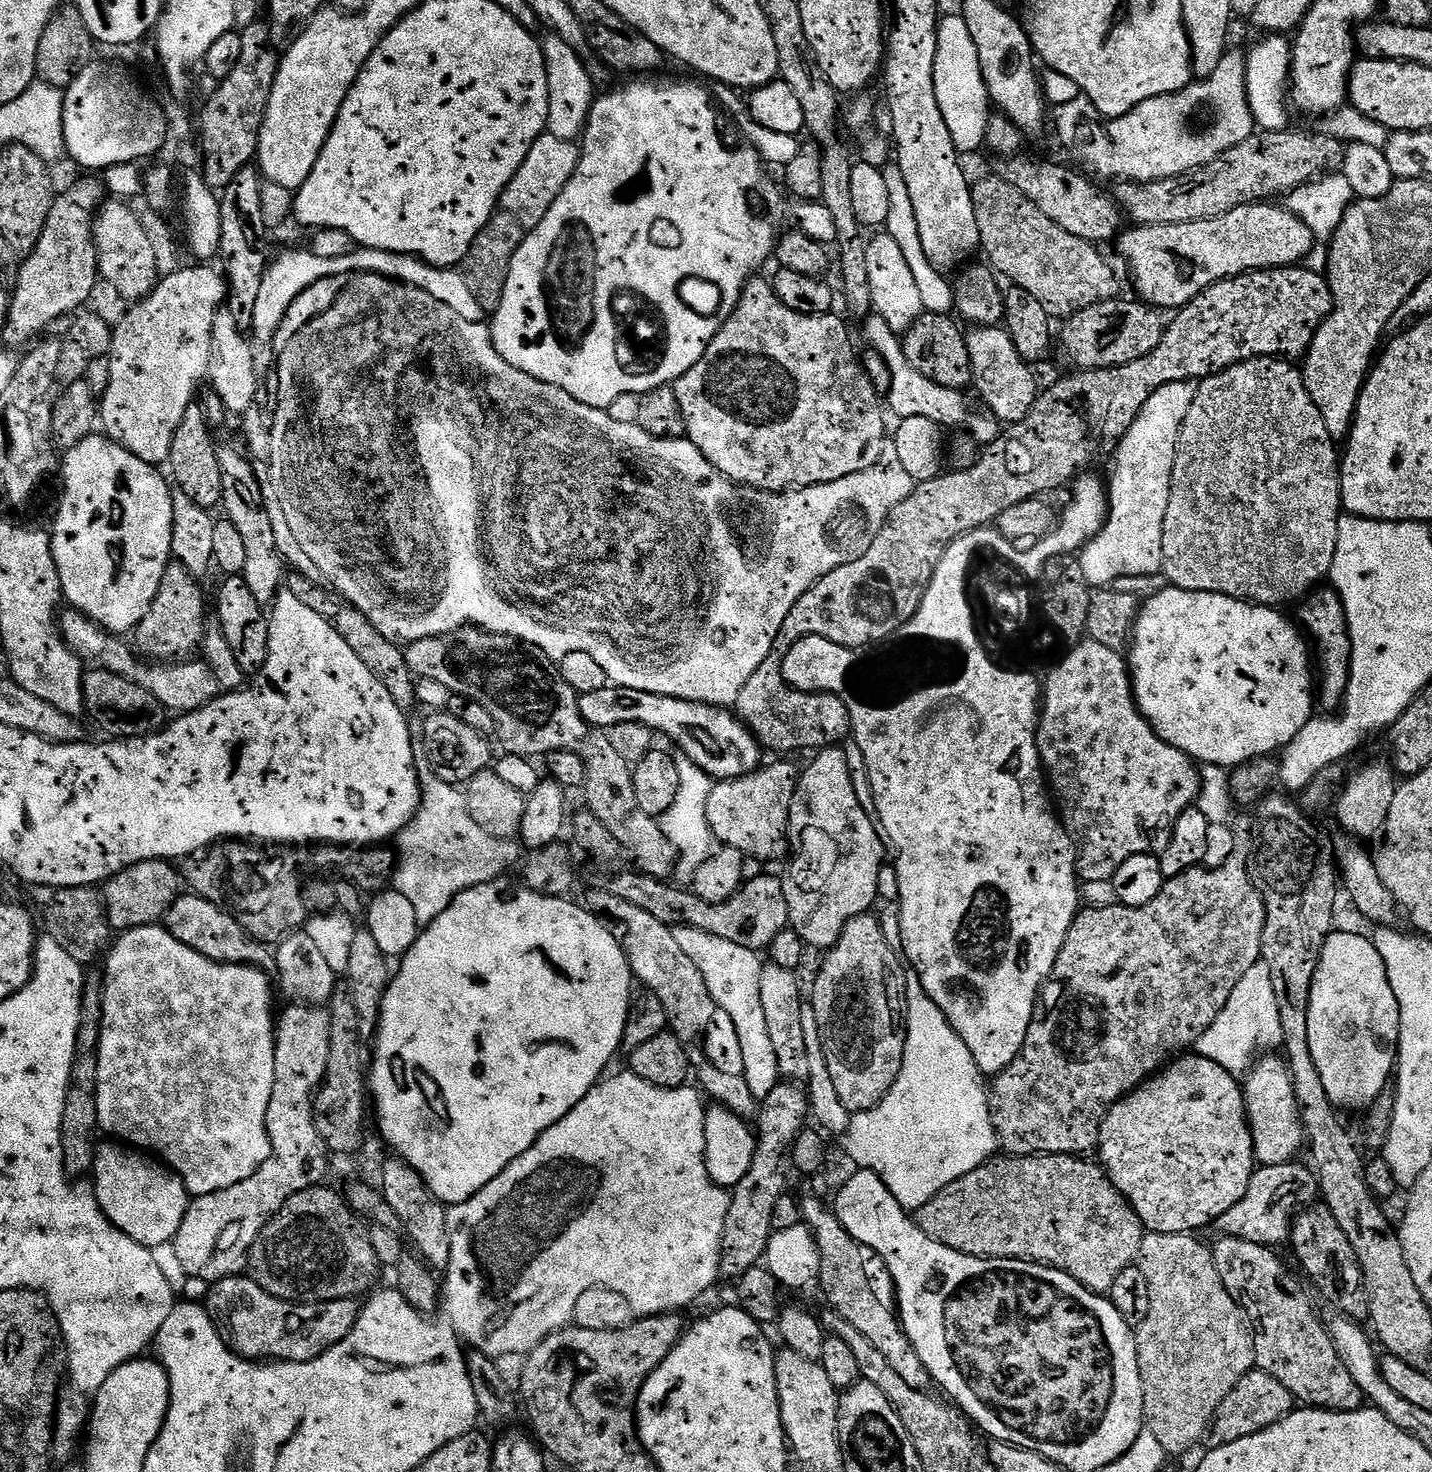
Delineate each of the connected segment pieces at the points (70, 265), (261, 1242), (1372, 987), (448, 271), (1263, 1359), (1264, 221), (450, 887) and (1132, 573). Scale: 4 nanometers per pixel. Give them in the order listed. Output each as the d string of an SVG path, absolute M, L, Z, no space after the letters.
M95 175L85 176L88 176L85 180L74 181L65 192L63 189L57 195L38 246L23 257L20 273L10 292L8 318L3 325L4 340L8 343L5 345L9 349L27 349L44 334L39 332L46 331L55 320L79 313L91 298L96 280L98 284L101 279L94 225L100 209L106 204L106 184L103 179L95 180L92 177Z
M328 1187L307 1188L291 1196L277 1216L264 1227L262 1234L258 1234L248 1253L247 1271L252 1280L274 1298L291 1304L321 1304L331 1300L356 1300L363 1292L371 1293L377 1287L376 1279L382 1273L382 1265L378 1254L374 1254L374 1246L370 1246L365 1221L352 1211L341 1193L339 1196Z
M1333 930L1326 938L1324 949L1318 962L1318 970L1314 974L1314 986L1310 990L1310 1054L1314 1054L1314 1066L1318 1066L1318 1075L1322 1078L1322 1086L1326 1086L1326 1094L1330 1094L1330 1102L1337 1109L1360 1108L1367 1110L1375 1099L1389 1087L1398 1064L1398 1045L1400 1043L1400 1007L1398 998L1394 998L1394 990L1390 986L1390 978L1386 974L1386 962L1382 962L1382 954L1378 954L1375 939L1367 940L1356 932L1340 932Z
M357 247L342 258L318 258L318 254L304 250L304 252L284 252L277 260L275 257L269 263L268 271L264 273L262 290L258 290L258 303L254 305L251 335L253 337L256 335L260 340L275 341L276 331L280 329L280 324L284 321L286 310L290 310L290 306L294 302L294 298L298 298L298 294L302 294L307 288L314 286L314 282L322 282L322 278L331 276L351 278L357 272L373 272L379 276L400 280L403 284L426 290L430 294L434 294L434 298L438 298L438 302L446 302L446 306L458 310L458 314L462 314L462 318L466 318L466 322L477 324L485 319L484 307L478 302L475 292L472 291L472 285L468 283L465 273L456 268L435 268L416 256L373 248Z
M1229 1236L1215 1242L1217 1244L1211 1245L1212 1257L1218 1266L1218 1274L1222 1274L1222 1286L1226 1286L1226 1290L1230 1290L1233 1298L1243 1306L1256 1333L1256 1368L1278 1378L1278 1382L1282 1382L1282 1386L1290 1390L1293 1401L1301 1405L1325 1408L1327 1412L1356 1412L1365 1407L1362 1390L1354 1382L1354 1378L1350 1378L1350 1370L1346 1370L1338 1354L1336 1343L1328 1333L1327 1323L1323 1319L1320 1321L1320 1316L1308 1297L1309 1289L1305 1281L1295 1271L1288 1272L1287 1266L1272 1253L1275 1251L1271 1247Z
M1261 202L1238 206L1230 214L1222 214L1213 220L1171 224L1170 226L1132 226L1119 237L1120 256L1128 263L1128 272L1136 283L1135 295L1143 303L1157 309L1179 310L1205 292L1210 285L1244 272L1259 272L1261 268L1287 268L1299 265L1312 252L1314 237L1310 226L1302 222L1287 207L1275 208L1275 203Z
M417 755L416 773L420 779L422 799L416 816L395 837L394 852L398 859L396 870L392 873L392 884L414 906L417 922L421 926L429 926L450 906L450 902L454 902L458 894L474 886L495 885L499 876L506 875L516 863L519 865L522 848L515 839L500 840L494 834L486 834L486 830L482 830L482 826L478 826L478 822L474 820L474 814L470 814L467 795L457 785L447 784L445 780L438 778L427 756Z
M1174 382L1154 390L1146 406L1142 406L1134 426L1130 426L1130 430L1115 445L1116 461L1112 464L1112 477L1106 480L1108 519L1101 532L1078 552L1082 574L1086 574L1086 582L1092 589L1113 586L1119 579L1138 579L1163 573L1162 526L1166 522L1166 506L1170 506L1170 482L1178 434L1182 430L1182 422L1186 422L1186 413L1194 402L1196 389L1197 385L1192 382Z

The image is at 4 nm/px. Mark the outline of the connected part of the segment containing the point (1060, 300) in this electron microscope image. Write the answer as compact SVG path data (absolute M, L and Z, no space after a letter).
M998 174L975 181L972 184L972 197L974 218L978 218L980 247L983 255L988 255L987 263L1004 280L1008 279L1009 285L1030 290L1032 297L1042 302L1048 316L1067 318L1086 310L1086 306L1094 306L1100 300L1115 300L1121 295L1120 276L1112 269L1111 262L1104 260L1097 245L1082 238L1074 238L1074 234L1050 222L1050 218L1046 218L1046 214L1042 214L1042 210L1038 210L1038 206L1034 206L1034 202L1026 198L1026 194L1022 194L1022 190L1010 186L1010 182L1006 182Z

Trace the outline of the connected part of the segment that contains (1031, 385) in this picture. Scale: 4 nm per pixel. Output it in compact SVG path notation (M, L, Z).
M973 327L967 333L967 338L972 384L984 399L983 407L1001 425L1011 426L1022 422L1022 418L1030 414L1038 395L1033 365L1026 363L1022 354L1018 354L1010 334L1003 327Z

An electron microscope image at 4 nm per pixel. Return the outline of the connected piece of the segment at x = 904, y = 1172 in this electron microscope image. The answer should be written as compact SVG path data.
M908 966L904 973L908 1007L904 1017L908 1037L902 1070L894 1086L878 1106L874 1106L869 1112L853 1115L851 1125L842 1137L842 1143L857 1169L868 1168L878 1174L878 1178L882 1178L890 1194L898 1198L905 1210L915 1210L930 1202L930 1198L950 1186L950 1182L970 1174L987 1160L993 1159L998 1152L998 1141L988 1109L986 1080L978 1070L970 1050L966 1050L966 1042L958 1038L946 1014L938 1010L938 1002L934 1002L934 998L930 998L930 994L922 990L922 982L916 971Z

